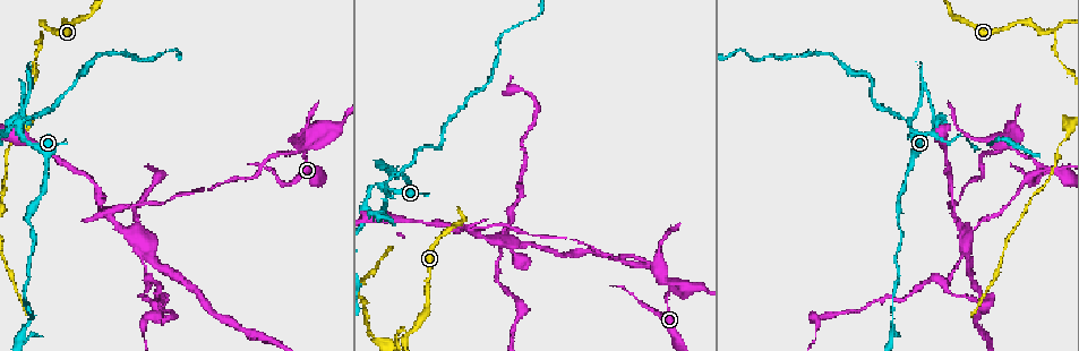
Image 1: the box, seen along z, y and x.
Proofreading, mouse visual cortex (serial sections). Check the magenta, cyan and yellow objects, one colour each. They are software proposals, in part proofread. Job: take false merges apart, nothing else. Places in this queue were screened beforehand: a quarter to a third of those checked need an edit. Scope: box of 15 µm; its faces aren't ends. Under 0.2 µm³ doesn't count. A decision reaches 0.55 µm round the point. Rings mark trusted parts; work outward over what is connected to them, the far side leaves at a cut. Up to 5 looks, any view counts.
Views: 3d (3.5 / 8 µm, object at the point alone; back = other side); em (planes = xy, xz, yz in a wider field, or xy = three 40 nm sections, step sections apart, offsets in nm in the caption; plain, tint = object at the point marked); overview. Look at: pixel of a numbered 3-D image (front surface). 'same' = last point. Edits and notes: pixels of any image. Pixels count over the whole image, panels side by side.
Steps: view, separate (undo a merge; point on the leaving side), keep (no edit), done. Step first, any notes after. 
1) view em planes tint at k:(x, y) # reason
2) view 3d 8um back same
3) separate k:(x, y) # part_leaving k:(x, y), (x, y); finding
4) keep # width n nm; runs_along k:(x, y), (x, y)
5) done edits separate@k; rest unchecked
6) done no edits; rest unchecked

view em xy step 3 tint at 1:(409, 329) # narrows sharply

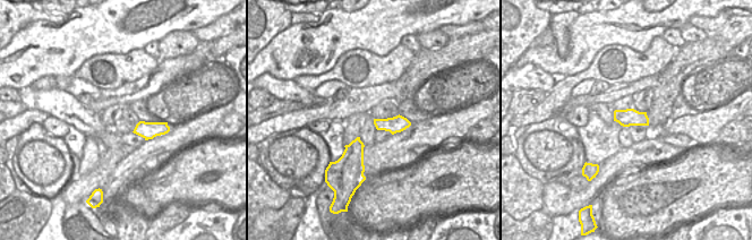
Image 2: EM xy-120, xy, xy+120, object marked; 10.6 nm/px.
view 3d 3.5um same # wider look

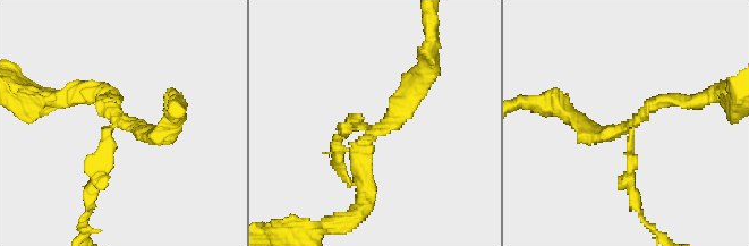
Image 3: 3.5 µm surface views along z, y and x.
separate 3:(345, 132) # width 170 nm; part_leaving 3:(365, 129), (343, 126), (337, 146); two cells meet here

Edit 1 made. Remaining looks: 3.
view 3d 8um at 1:(992, 154) # sudden change in width

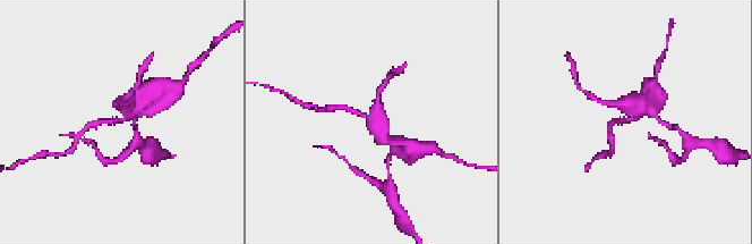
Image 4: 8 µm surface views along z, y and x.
view 3d 3.5um at 4:(121, 119)

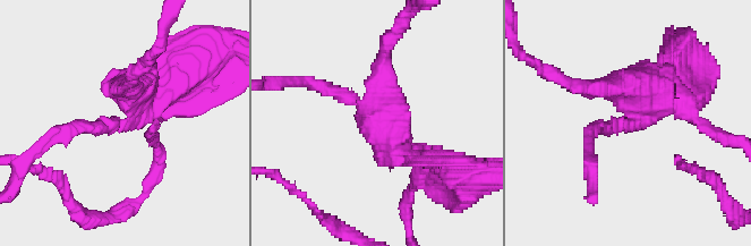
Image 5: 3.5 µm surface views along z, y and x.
separate 5:(212, 57) # a second cell is stuck on

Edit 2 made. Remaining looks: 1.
done edits separate@3, separate@5; rest unchecked

